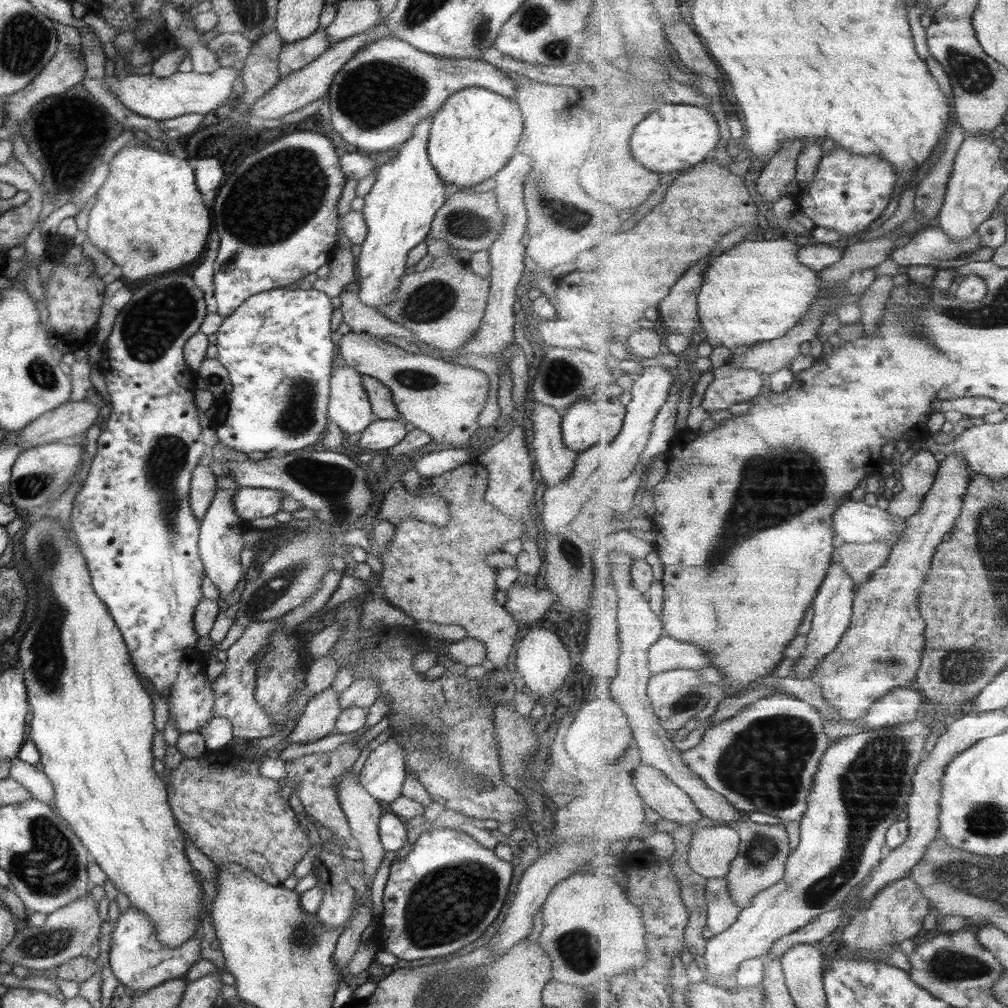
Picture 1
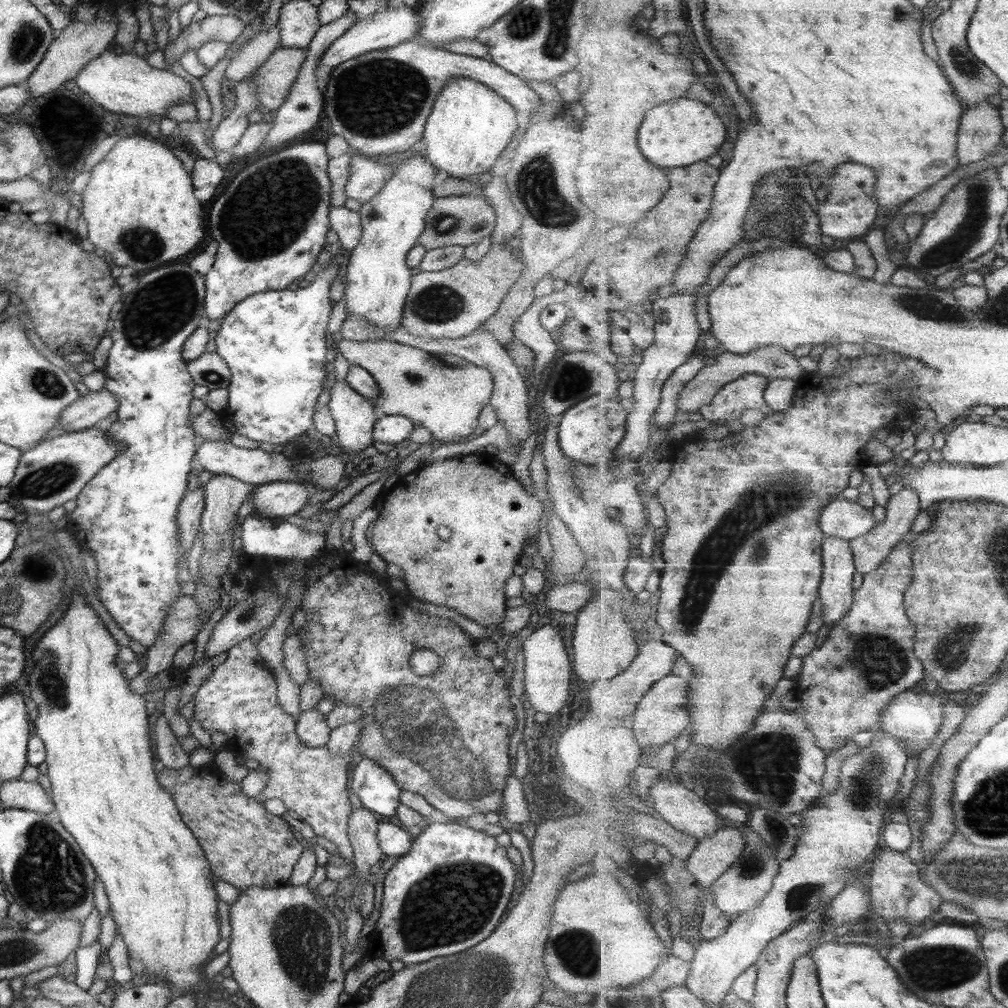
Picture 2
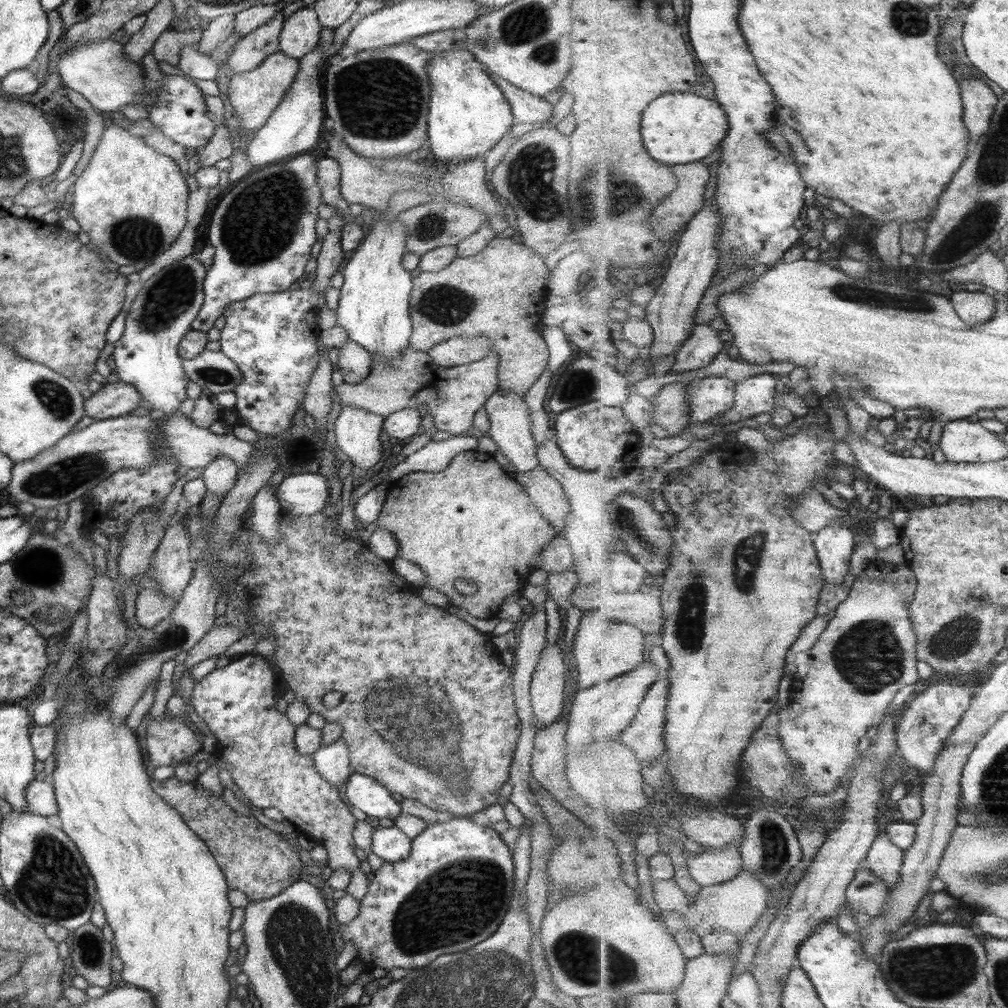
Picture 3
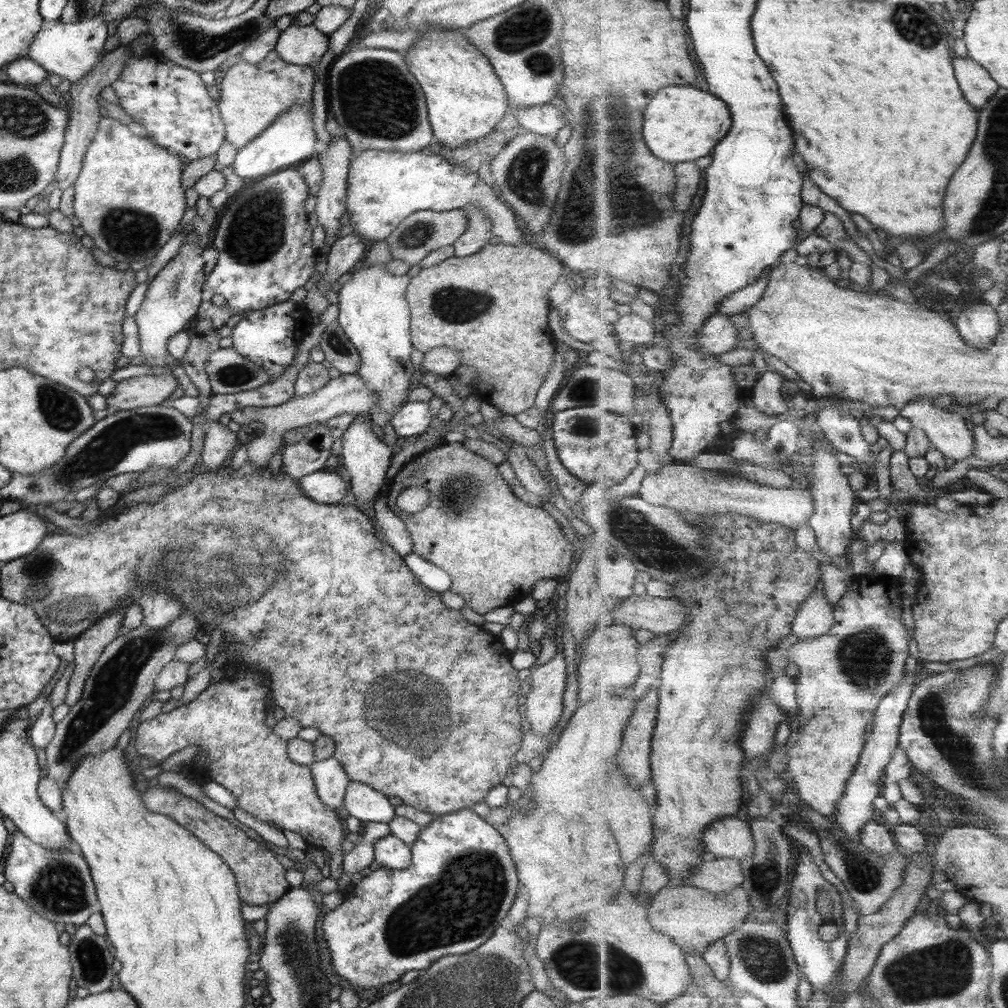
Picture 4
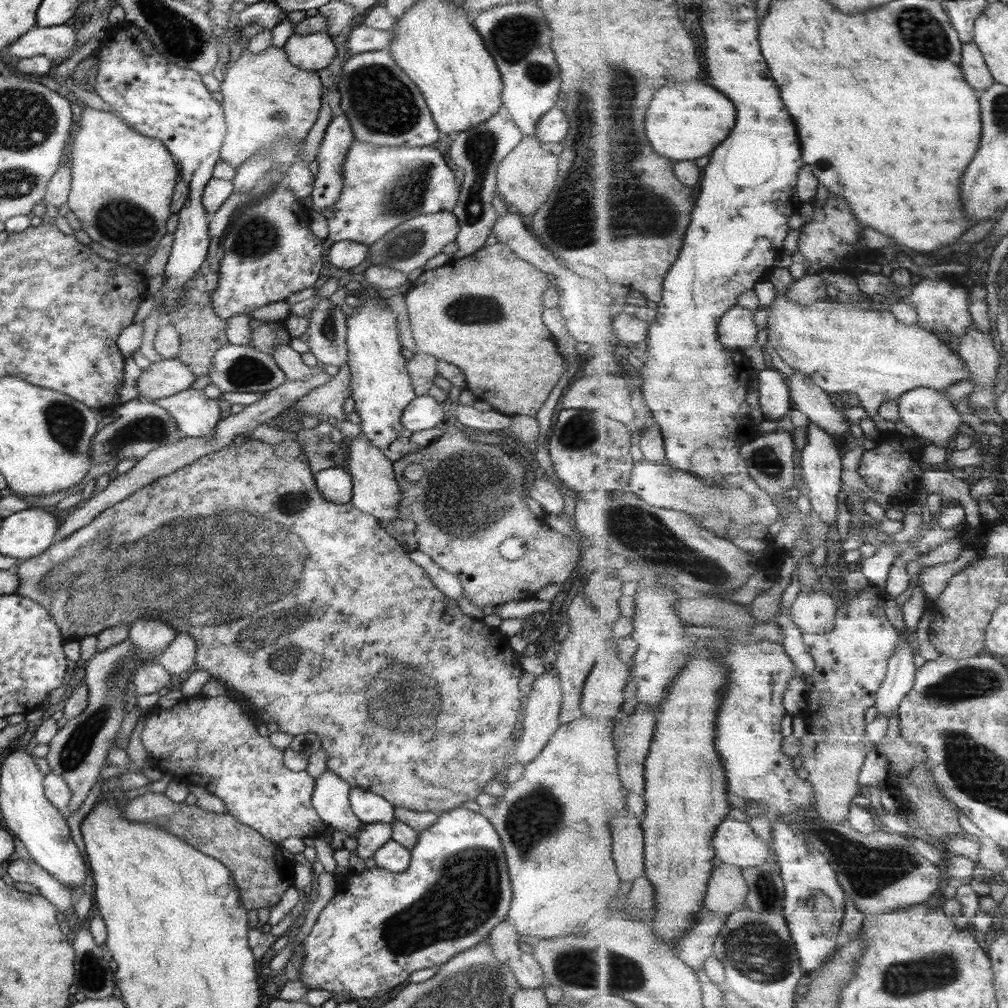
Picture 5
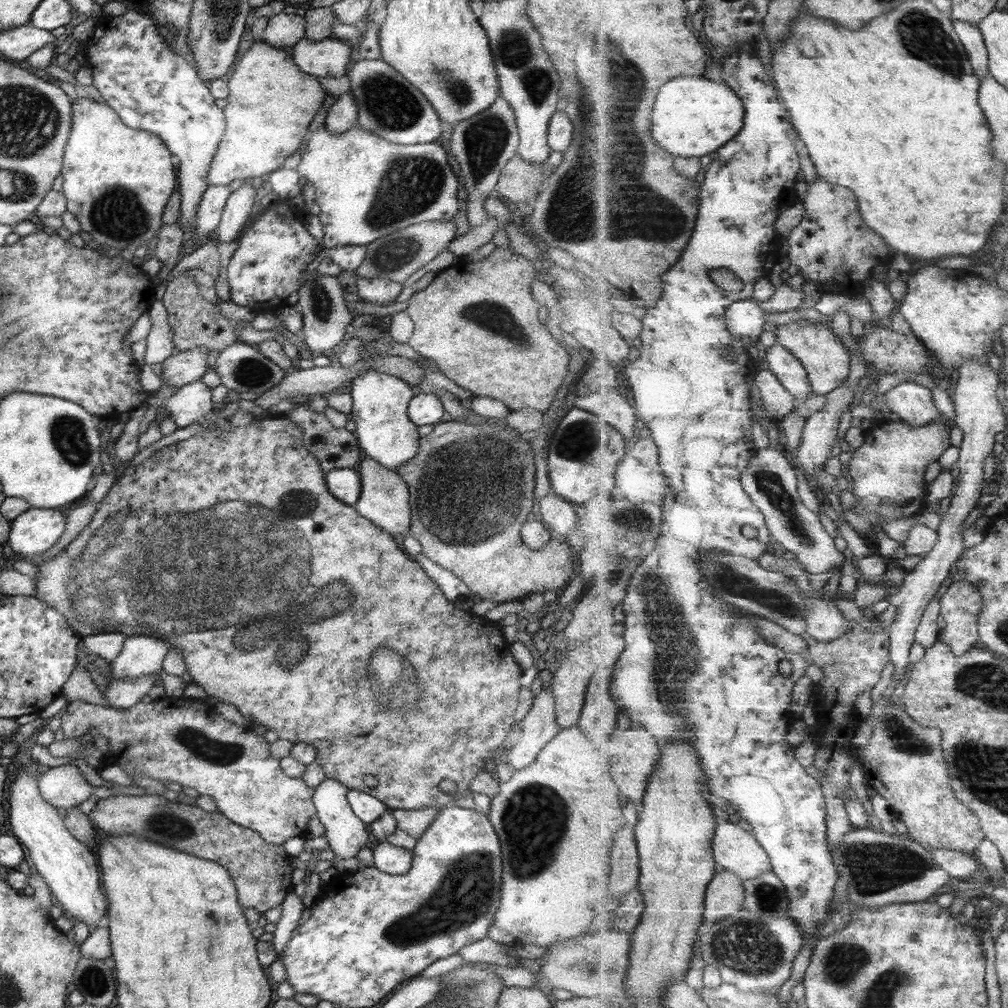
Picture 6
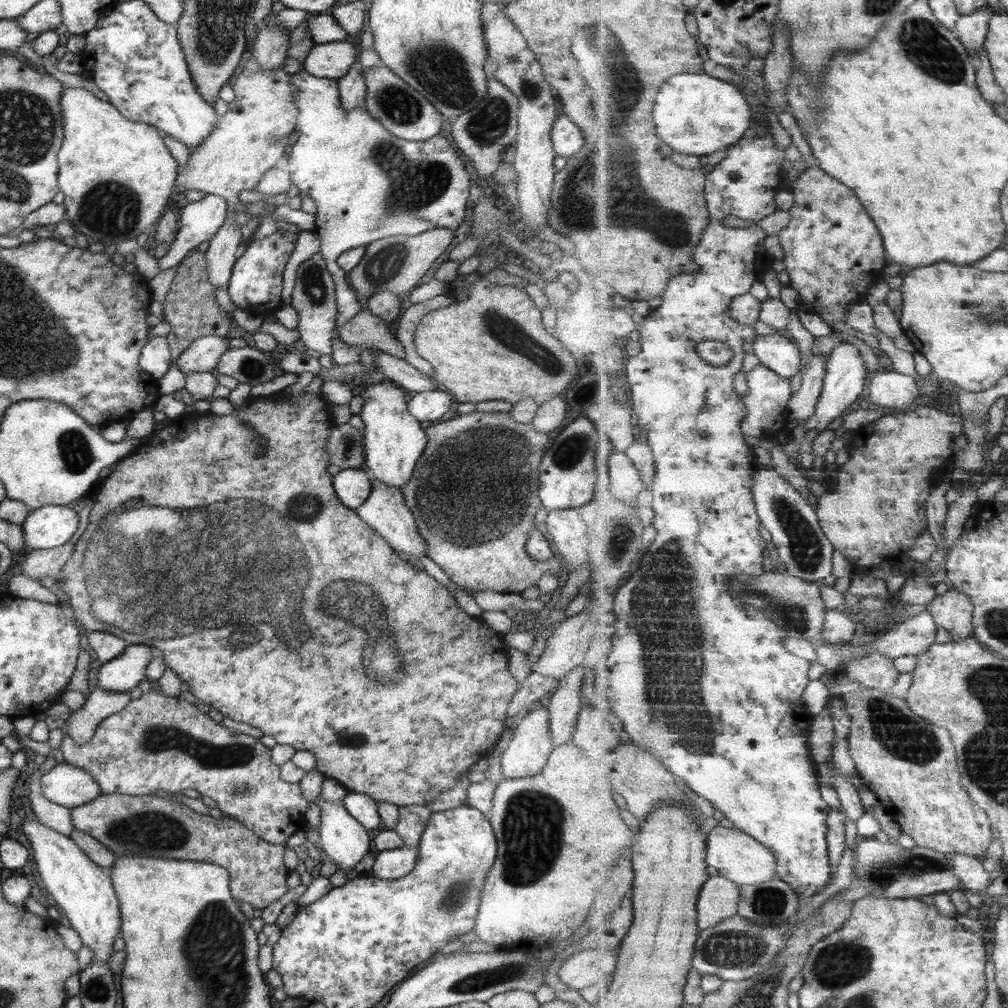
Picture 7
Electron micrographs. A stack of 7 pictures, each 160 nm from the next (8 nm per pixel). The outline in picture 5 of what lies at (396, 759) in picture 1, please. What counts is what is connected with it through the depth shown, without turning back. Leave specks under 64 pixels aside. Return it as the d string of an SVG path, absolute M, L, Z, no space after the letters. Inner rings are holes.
M350 787L348 801L351 812L362 824L373 822L387 824L394 820L394 806L374 792L359 787Z

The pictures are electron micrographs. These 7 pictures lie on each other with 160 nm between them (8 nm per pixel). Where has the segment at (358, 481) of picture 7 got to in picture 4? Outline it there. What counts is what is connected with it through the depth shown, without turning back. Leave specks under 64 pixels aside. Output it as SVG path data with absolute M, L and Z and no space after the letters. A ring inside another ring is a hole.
M325 470L307 473L297 483L302 495L317 504L335 505L347 492L344 480L334 472Z

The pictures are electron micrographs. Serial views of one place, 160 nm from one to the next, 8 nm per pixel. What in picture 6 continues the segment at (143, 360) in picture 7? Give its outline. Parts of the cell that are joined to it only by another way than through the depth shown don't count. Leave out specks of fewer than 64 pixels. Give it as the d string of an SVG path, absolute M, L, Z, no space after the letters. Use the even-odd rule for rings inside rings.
M158 295L147 309L150 318L150 329L146 336L145 364L162 363L171 356L176 348L172 341L172 330L168 323L167 313Z

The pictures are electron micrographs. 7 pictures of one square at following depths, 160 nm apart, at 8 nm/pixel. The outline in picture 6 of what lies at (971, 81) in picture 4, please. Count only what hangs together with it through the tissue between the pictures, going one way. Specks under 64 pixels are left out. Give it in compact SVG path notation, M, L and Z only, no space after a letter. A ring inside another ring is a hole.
M953 19L953 22L955 30L962 41L962 46L969 54L975 74L980 79L985 78L990 74L990 58L982 30L979 26L973 26L962 20Z

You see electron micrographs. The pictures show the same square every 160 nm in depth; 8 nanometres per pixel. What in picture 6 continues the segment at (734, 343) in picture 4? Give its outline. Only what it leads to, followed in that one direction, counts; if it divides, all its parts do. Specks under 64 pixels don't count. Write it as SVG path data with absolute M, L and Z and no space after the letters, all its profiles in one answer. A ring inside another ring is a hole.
M753 299L734 302L726 314L726 323L734 339L749 345L759 342L767 324L765 313Z

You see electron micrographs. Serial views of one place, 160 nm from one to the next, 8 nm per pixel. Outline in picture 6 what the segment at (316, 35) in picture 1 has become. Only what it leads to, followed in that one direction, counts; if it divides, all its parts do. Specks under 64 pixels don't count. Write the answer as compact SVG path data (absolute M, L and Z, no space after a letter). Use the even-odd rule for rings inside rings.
M254 42L241 56L233 68L231 77L226 82L227 104L222 108L226 122L222 139L211 159L206 176L207 186L229 186L235 178L255 178L262 174L272 173L291 153L299 150L300 145L309 133L307 126L319 110L324 97L316 76L301 72L292 58L282 50L275 50L265 42Z

